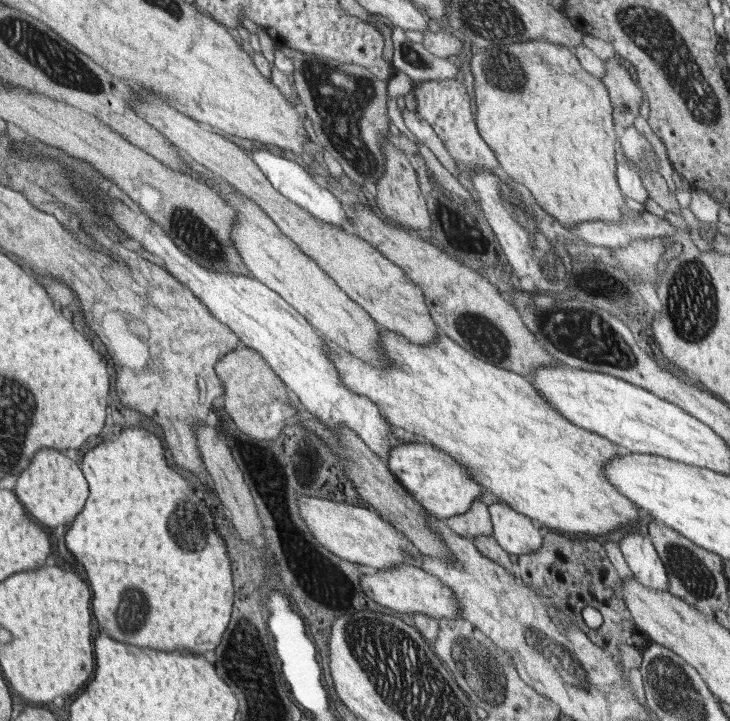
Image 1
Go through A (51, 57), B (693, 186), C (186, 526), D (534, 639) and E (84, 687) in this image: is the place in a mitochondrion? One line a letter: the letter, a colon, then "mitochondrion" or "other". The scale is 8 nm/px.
A: mitochondrion
B: other
C: mitochondrion
D: mitochondrion
E: other

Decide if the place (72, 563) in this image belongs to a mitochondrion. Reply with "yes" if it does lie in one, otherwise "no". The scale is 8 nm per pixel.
no

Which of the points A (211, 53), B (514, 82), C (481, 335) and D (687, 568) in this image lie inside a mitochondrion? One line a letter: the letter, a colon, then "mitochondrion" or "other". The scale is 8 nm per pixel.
A: other
B: mitochondrion
C: mitochondrion
D: mitochondrion

